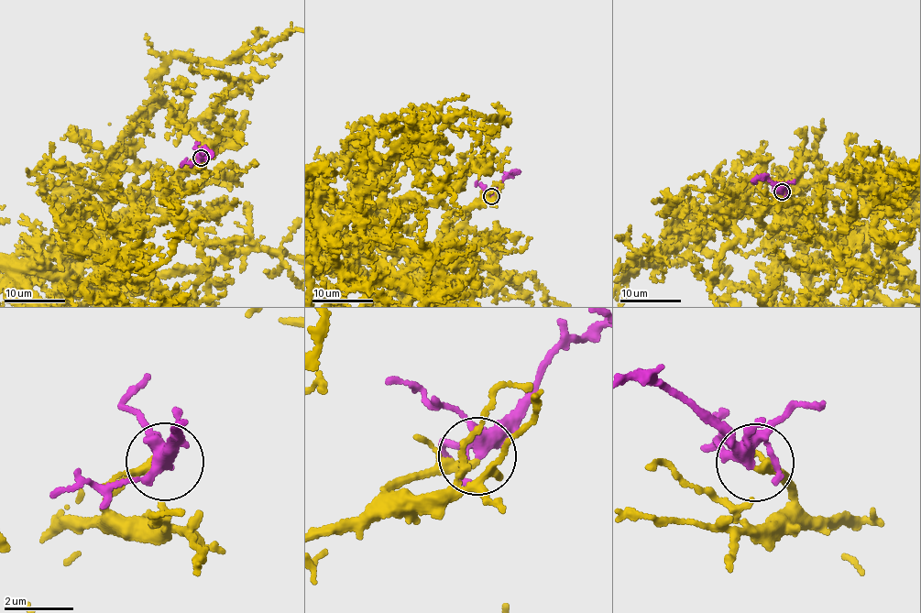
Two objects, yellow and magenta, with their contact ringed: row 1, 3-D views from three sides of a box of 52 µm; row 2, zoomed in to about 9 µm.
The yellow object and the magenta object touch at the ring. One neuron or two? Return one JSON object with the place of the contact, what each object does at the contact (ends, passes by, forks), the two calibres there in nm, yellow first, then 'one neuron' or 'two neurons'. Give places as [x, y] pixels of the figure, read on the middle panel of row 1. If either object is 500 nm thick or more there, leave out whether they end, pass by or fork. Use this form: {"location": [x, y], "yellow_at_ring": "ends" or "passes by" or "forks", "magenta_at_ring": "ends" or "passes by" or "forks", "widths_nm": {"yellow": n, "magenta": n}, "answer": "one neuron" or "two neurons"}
{"location": [491, 196], "yellow_at_ring": "passes by", "magenta_at_ring": "forks", "widths_nm": {"yellow": 190, "magenta": 320}, "answer": "one neuron"}

